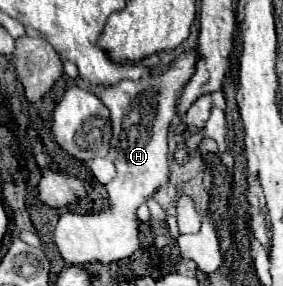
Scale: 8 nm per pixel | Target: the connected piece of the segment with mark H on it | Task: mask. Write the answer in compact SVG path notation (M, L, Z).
M195 48L189 52L183 52L175 62L171 62L165 70L159 74L147 74L139 80L121 80L115 86L95 86L89 82L79 80L77 84L95 96L111 110L111 126L113 126L113 136L111 136L111 146L109 146L109 160L115 164L117 174L115 178L107 184L107 194L109 194L109 208L103 210L101 214L85 214L79 216L75 212L65 212L53 232L55 244L67 264L83 265L90 262L117 262L123 258L129 258L137 248L139 248L139 236L137 236L137 206L145 202L147 196L153 196L161 186L165 186L169 178L169 146L167 146L167 134L171 128L171 120L175 116L175 106L177 100L187 86L187 80L191 80L191 72L195 72Z

